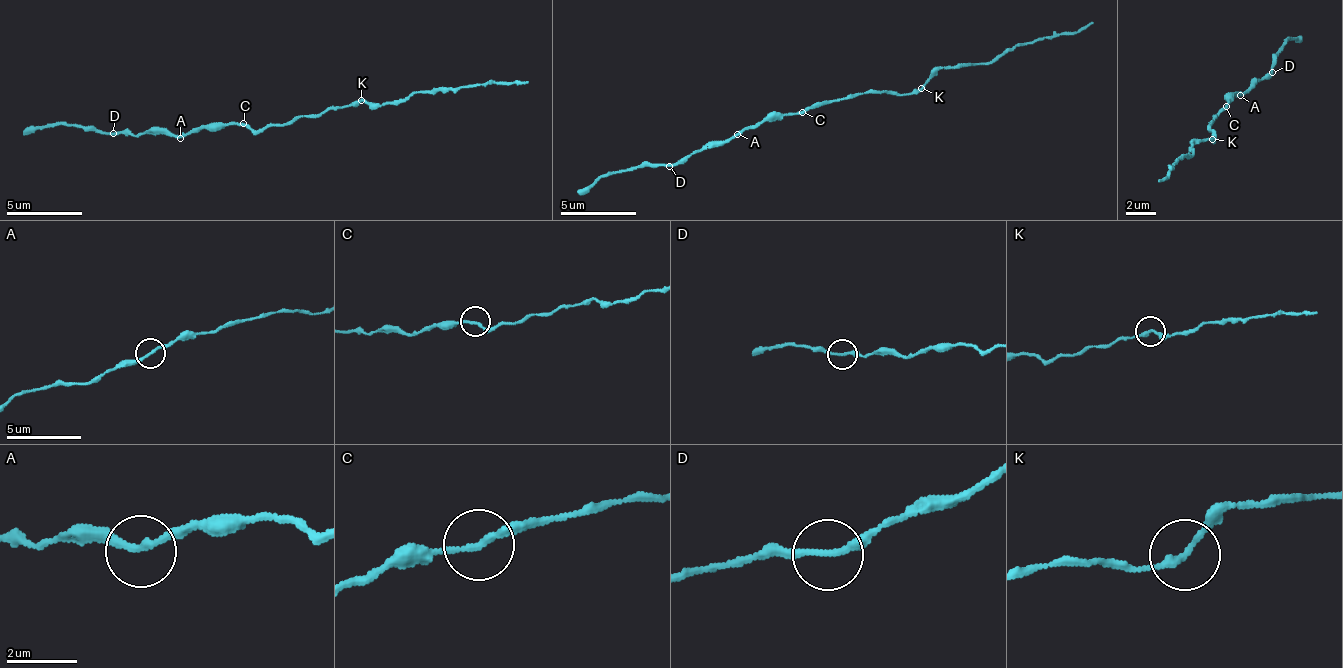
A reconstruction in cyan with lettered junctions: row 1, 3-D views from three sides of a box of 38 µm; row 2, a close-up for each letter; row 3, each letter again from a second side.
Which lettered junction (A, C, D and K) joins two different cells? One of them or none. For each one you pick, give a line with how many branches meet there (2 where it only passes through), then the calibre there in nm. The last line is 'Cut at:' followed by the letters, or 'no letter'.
K: 2 | 190 nm
Cut at: K

